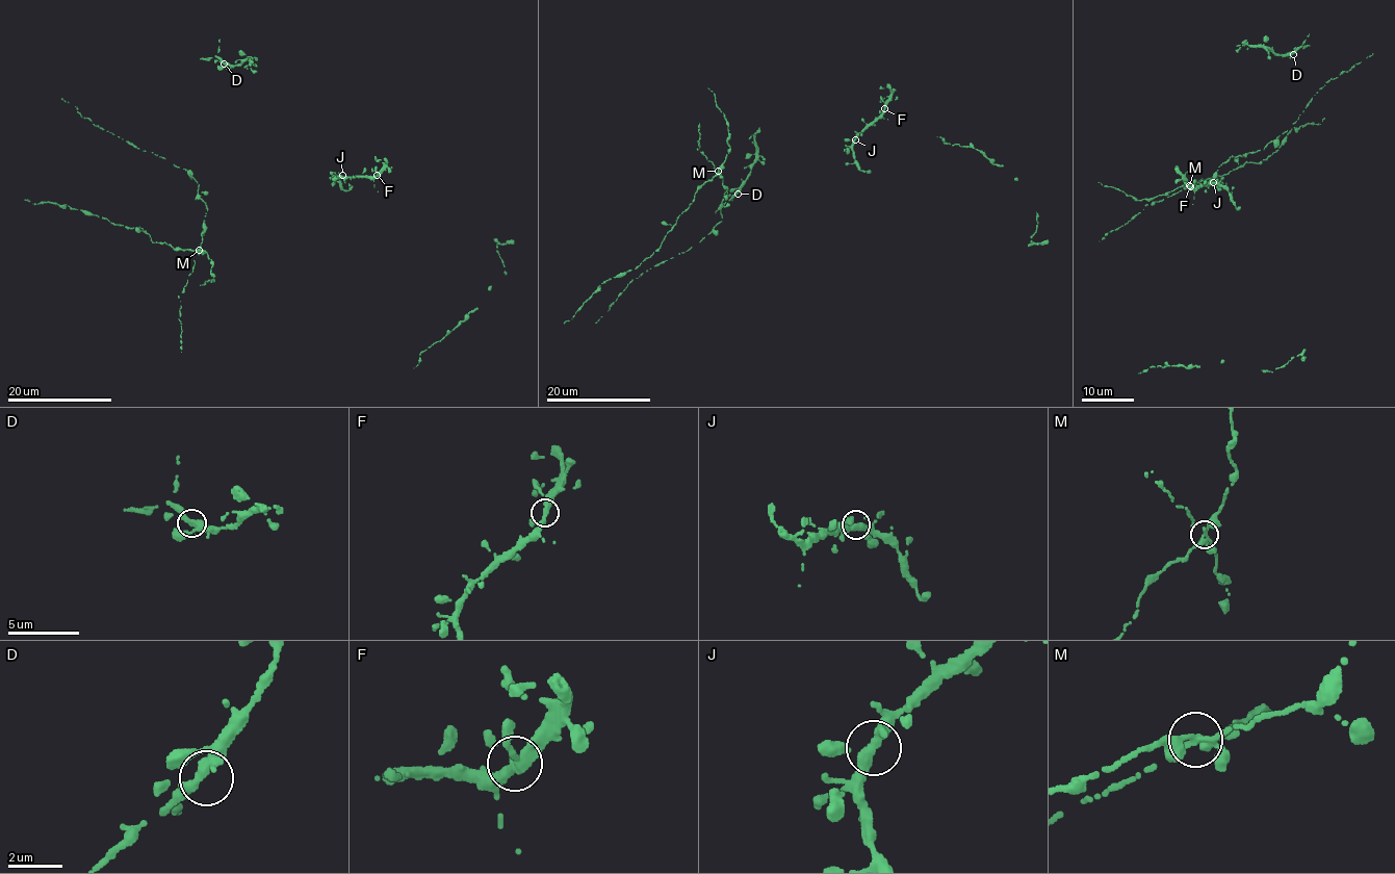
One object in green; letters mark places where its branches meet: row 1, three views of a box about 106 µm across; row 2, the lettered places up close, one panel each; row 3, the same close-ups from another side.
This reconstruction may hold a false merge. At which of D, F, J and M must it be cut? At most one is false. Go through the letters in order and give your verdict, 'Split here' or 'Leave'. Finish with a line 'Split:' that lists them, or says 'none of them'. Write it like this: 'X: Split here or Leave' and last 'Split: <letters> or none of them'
D: Leave
F: Leave
J: Leave
M: Split here
Split: M

